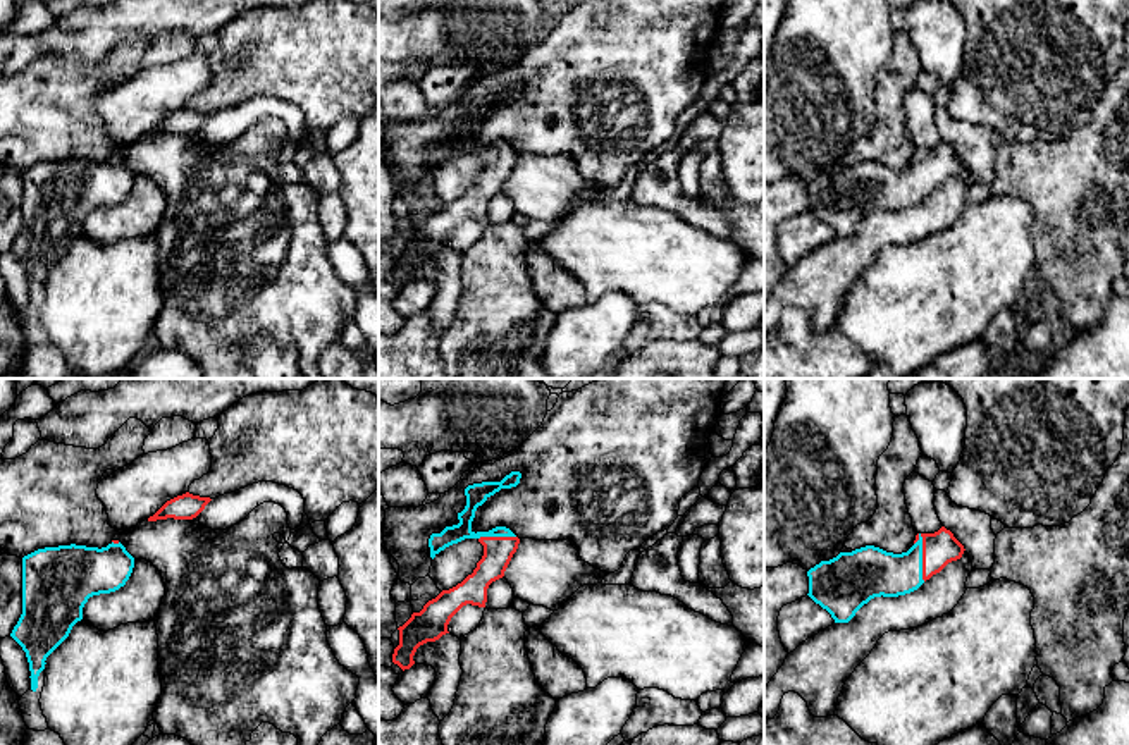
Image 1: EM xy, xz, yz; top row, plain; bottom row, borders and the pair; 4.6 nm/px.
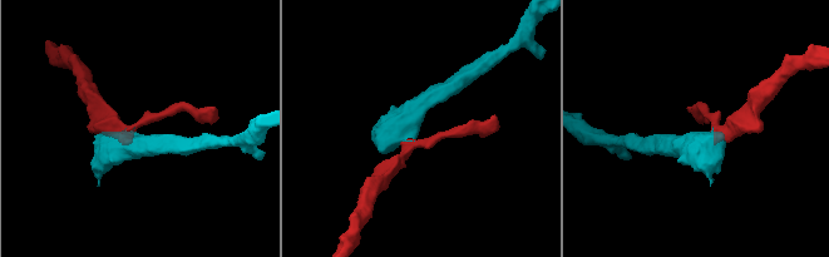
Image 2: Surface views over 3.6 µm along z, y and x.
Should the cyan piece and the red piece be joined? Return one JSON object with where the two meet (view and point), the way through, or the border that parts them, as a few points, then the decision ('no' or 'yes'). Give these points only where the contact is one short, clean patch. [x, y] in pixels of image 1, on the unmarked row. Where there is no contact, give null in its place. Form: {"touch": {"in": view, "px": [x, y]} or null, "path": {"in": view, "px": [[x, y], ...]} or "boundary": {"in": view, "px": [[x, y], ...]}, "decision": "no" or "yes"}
{"touch": {"in": "yz", "px": [921, 172]}, "decision": "yes"}

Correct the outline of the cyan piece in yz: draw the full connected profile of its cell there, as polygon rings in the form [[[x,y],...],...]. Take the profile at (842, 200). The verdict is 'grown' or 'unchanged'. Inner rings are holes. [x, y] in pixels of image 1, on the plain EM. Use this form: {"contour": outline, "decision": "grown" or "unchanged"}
{"contour": [[[941,141],[935,148],[917,148],[914,160],[902,169],[866,160],[852,167],[840,167],[807,186],[809,212],[826,224],[835,237],[848,237],[855,227],[874,212],[898,212],[917,205],[926,194],[940,188],[948,177],[964,169],[964,160],[950,145]]], "decision": "grown"}

